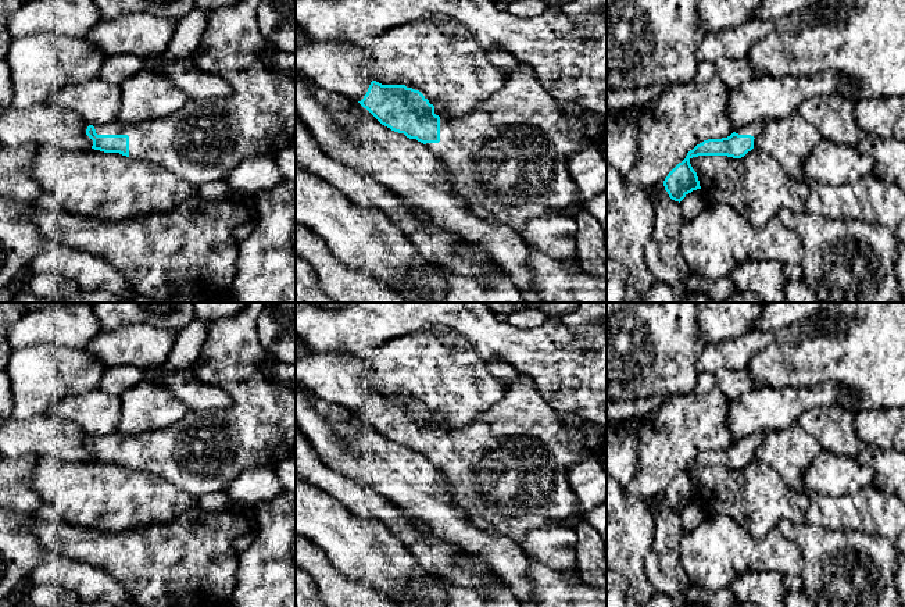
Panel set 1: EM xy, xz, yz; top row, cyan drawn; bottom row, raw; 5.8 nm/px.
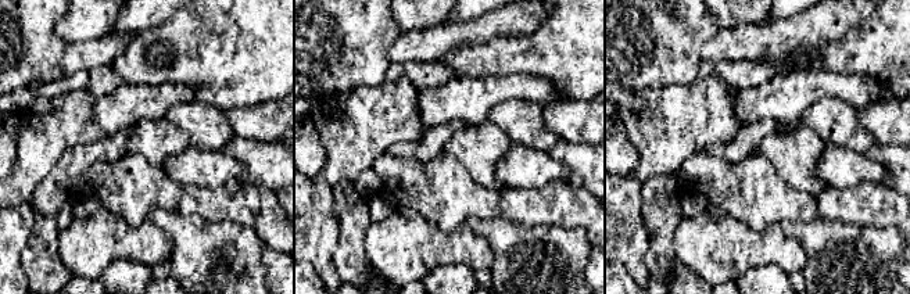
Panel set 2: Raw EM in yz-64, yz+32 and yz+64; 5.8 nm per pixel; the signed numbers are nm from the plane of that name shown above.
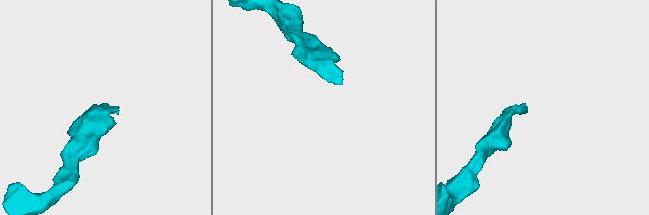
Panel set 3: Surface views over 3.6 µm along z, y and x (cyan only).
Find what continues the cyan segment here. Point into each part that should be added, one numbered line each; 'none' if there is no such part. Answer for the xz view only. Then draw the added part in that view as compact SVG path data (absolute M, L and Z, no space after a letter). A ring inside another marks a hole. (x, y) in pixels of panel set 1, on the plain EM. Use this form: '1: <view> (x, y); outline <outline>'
1: xz (508, 471); outline M521 375L508 385L504 397L469 426L441 428L440 453L425 457L444 474L454 503L476 528L509 538L519 544L530 529L565 525L570 517L582 514L569 486L568 468L590 458L602 460L605 454L604 426L590 421L580 426L565 425L558 411L539 393L533 379Z

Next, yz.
1: yz (754, 439); outline M762 431L762 432L755 432L755 433L747 435L741 439L734 440L734 443L738 446L751 446L755 449L762 443L766 432L768 431Z

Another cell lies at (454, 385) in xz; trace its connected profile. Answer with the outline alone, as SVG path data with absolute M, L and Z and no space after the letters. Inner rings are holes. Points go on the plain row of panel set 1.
M415 332L387 342L371 350L364 361L366 383L372 392L419 401L434 417L434 425L440 429L469 426L497 404L508 388L490 374L487 361L477 353L450 347L433 332Z

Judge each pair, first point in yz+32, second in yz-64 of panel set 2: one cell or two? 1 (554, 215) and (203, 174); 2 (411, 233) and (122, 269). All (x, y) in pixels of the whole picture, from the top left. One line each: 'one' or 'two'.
1: two
2: two

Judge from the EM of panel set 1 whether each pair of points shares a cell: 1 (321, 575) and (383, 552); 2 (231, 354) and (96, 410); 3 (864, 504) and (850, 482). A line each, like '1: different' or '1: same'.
1: different
2: different
3: different

